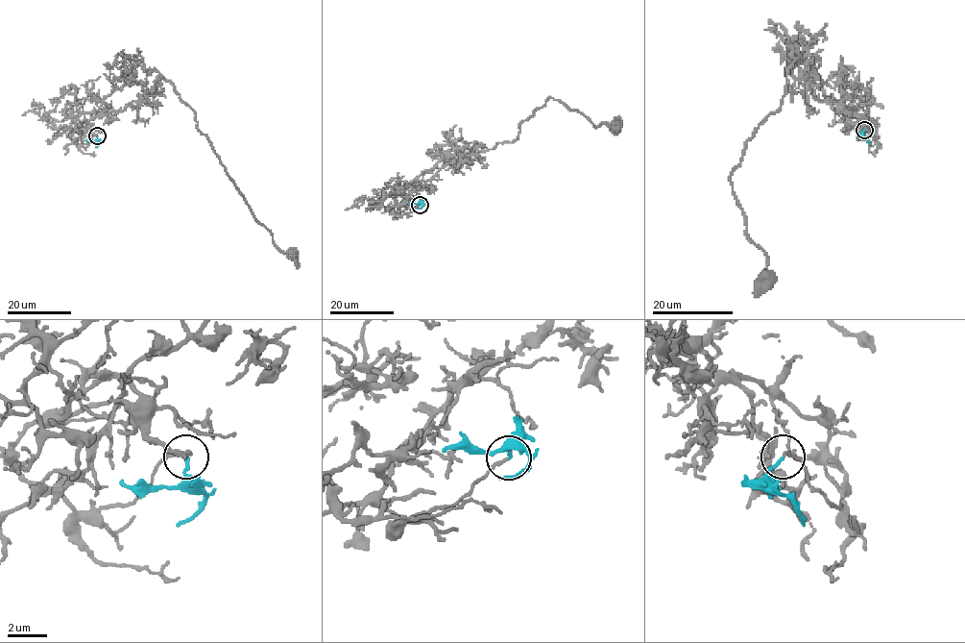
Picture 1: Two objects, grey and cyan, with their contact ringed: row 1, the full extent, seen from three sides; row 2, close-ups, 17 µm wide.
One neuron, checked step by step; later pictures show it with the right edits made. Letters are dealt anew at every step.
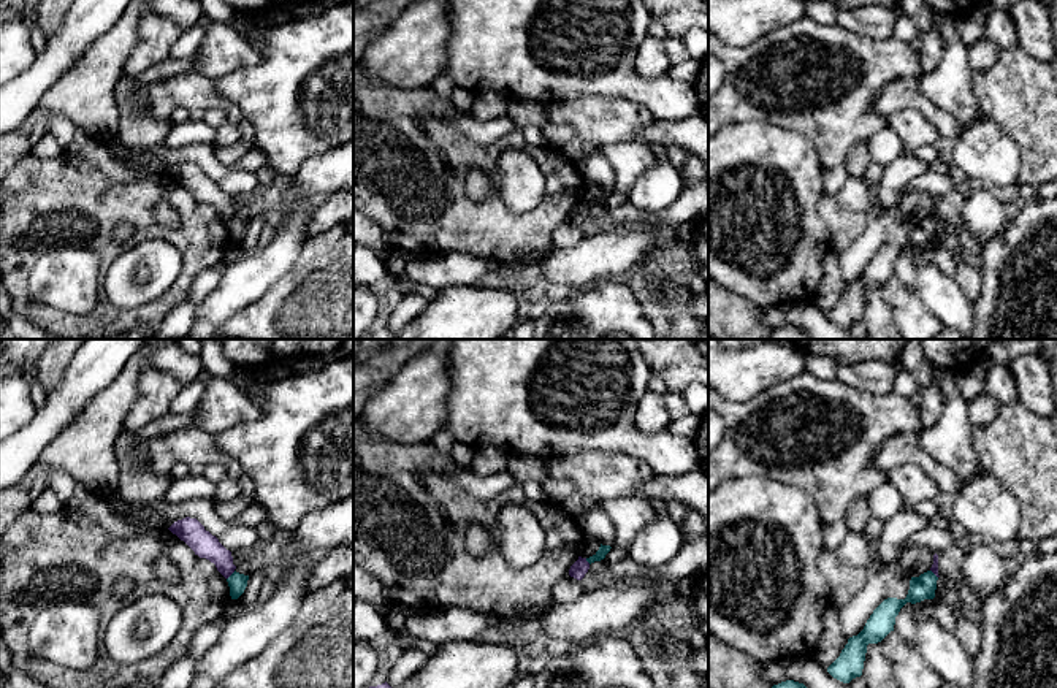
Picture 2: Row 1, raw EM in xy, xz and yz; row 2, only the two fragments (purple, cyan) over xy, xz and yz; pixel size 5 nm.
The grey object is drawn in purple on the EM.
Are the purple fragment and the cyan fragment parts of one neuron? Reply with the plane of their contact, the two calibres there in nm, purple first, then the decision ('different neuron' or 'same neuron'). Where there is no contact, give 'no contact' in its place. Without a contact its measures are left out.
xy | 130/90 nm | different neuron

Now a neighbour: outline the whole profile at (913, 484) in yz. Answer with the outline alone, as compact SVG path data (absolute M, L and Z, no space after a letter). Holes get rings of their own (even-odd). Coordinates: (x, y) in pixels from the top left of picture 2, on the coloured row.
M916 464L891 469L889 482L902 498L902 509L884 522L878 539L878 566L900 560L908 539L929 525L929 520L918 512L919 503L940 495L930 474Z

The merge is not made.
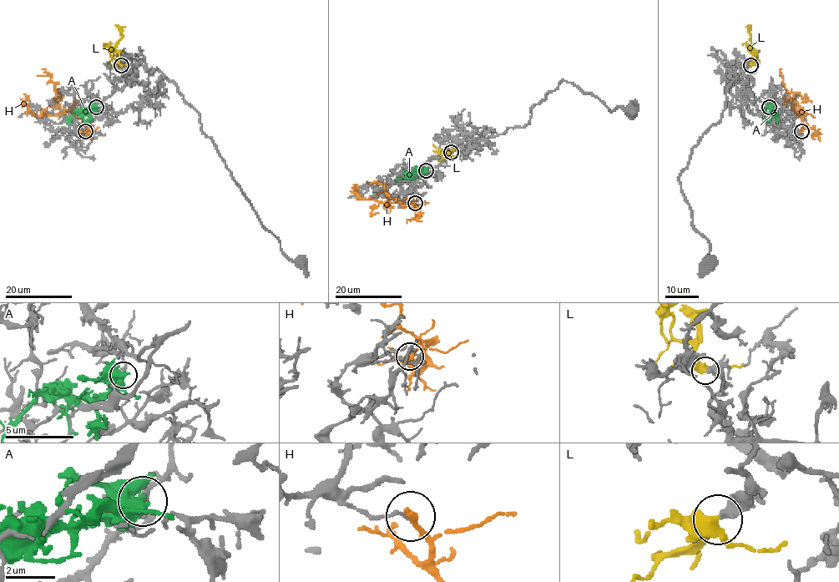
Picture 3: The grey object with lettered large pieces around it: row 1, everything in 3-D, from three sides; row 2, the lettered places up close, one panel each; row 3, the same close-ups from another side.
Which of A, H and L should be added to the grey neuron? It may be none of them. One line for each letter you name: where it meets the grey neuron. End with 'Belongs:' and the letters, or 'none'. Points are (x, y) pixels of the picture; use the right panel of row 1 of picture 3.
L: Touches grey at (750, 65)
Belongs: L

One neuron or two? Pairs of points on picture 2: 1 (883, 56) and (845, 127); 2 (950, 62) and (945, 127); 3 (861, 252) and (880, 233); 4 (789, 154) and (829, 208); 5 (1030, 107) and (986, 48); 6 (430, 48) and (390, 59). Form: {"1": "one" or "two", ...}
{"1": "one", "2": "two", "3": "one", "4": "two", "5": "two", "6": "one"}

